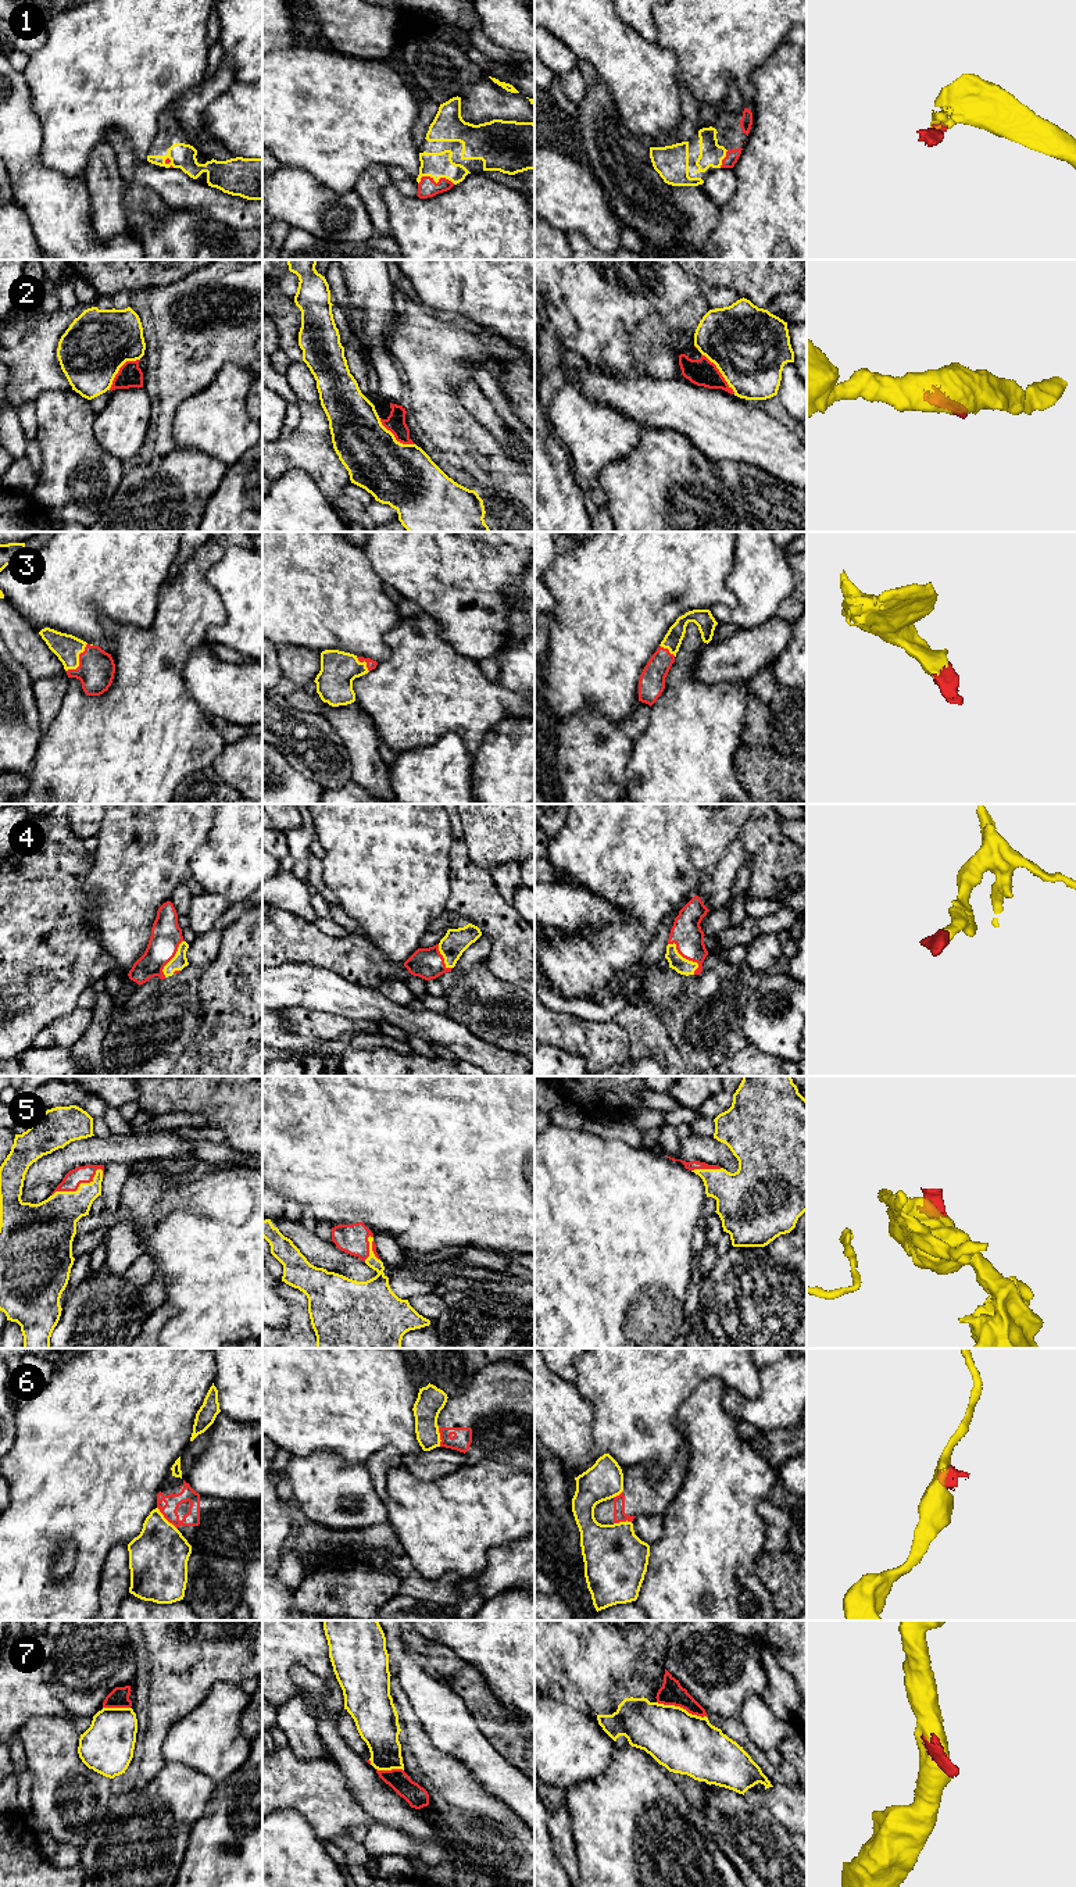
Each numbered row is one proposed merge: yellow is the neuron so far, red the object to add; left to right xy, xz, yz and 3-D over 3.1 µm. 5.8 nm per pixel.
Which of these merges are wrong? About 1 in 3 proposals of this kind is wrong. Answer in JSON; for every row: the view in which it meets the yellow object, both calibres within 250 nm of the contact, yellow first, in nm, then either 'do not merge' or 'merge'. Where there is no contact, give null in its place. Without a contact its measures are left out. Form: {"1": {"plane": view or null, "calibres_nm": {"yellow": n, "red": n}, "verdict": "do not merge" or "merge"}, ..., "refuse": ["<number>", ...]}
{"1": {"plane": "xz", "calibres_nm": {"yellow": 150, "red": 110}, "verdict": "merge"}, "2": {"plane": "yz", "calibres_nm": {"yellow": 460, "red": 160}, "verdict": "do not merge"}, "3": {"plane": "xy", "calibres_nm": {"yellow": 160, "red": 220}, "verdict": "merge"}, "4": {"plane": "yz", "calibres_nm": {"yellow": 90, "red": 180}, "verdict": "merge"}, "5": {"plane": "xy", "calibres_nm": {"yellow": 260, "red": 100}, "verdict": "merge"}, "6": {"plane": "xy", "calibres_nm": {"yellow": 340, "red": 90}, "verdict": "do not merge"}, "7": {"plane": "yz", "calibres_nm": {"yellow": 340, "red": 140}, "verdict": "merge"}, "refuse": ["2", "6"]}

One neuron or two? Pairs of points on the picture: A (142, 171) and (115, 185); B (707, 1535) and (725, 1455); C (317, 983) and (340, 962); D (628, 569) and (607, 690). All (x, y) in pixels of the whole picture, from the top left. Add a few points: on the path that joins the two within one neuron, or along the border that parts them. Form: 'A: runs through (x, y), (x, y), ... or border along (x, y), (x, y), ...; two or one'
A: border along (114, 150), (118, 172), (127, 183); two
B: runs through (714, 1515), (725, 1483), (725, 1475); one
C: border along (299, 962), (328, 968), (360, 986); two
D: runs through (615, 600), (607, 625), (607, 660); one

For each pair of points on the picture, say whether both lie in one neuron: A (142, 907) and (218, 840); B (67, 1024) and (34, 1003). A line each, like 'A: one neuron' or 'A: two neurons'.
A: two neurons
B: two neurons

